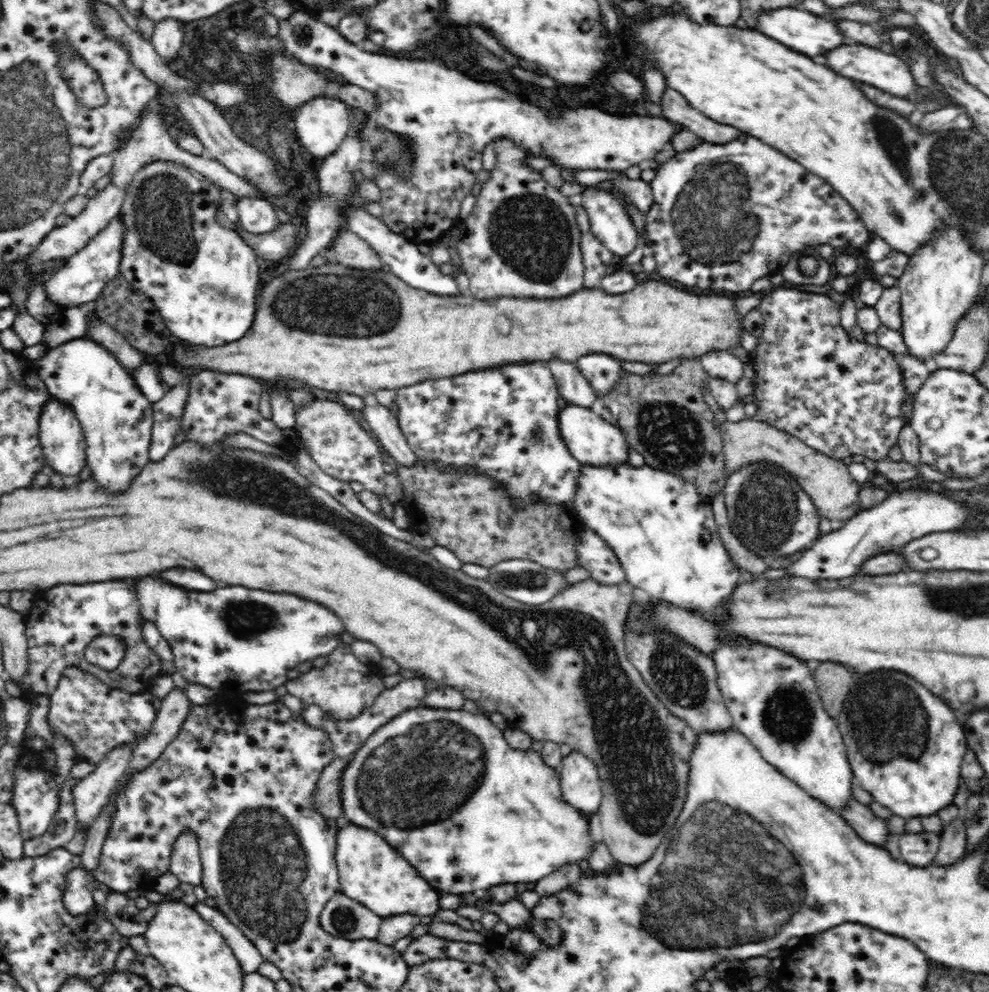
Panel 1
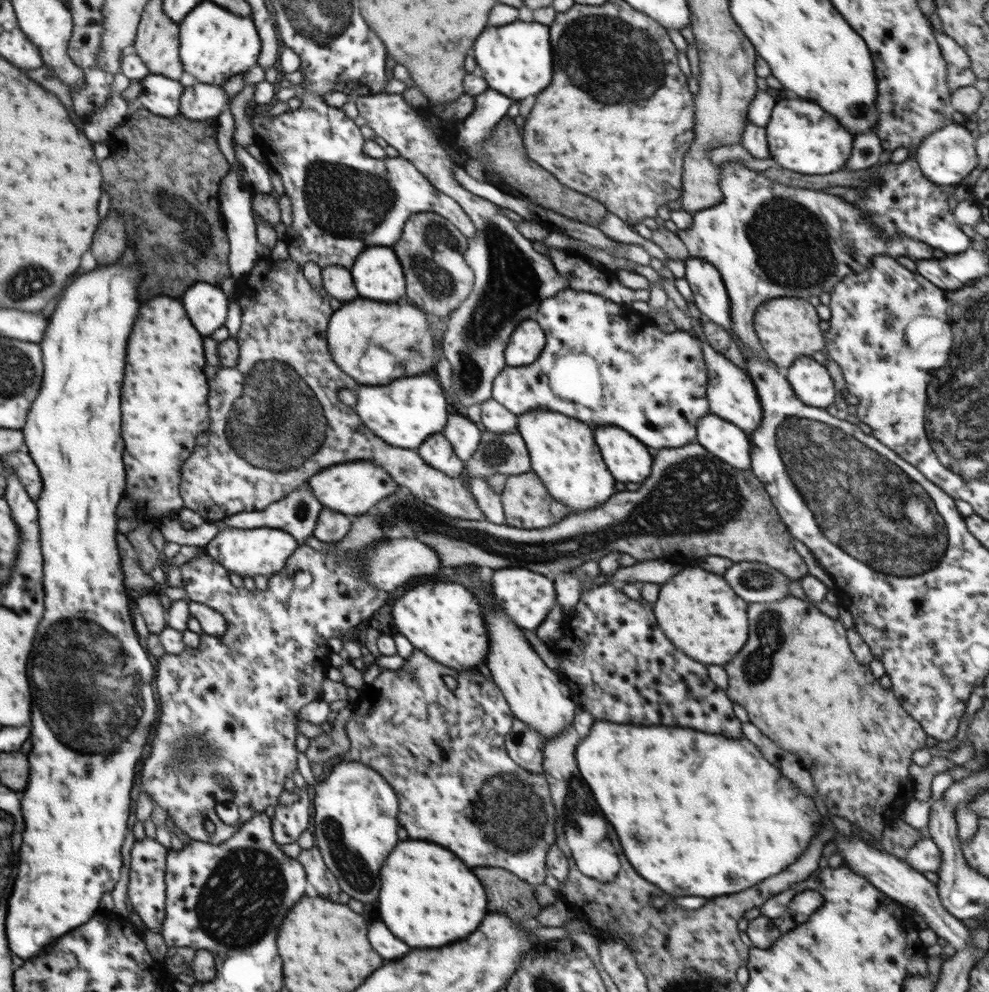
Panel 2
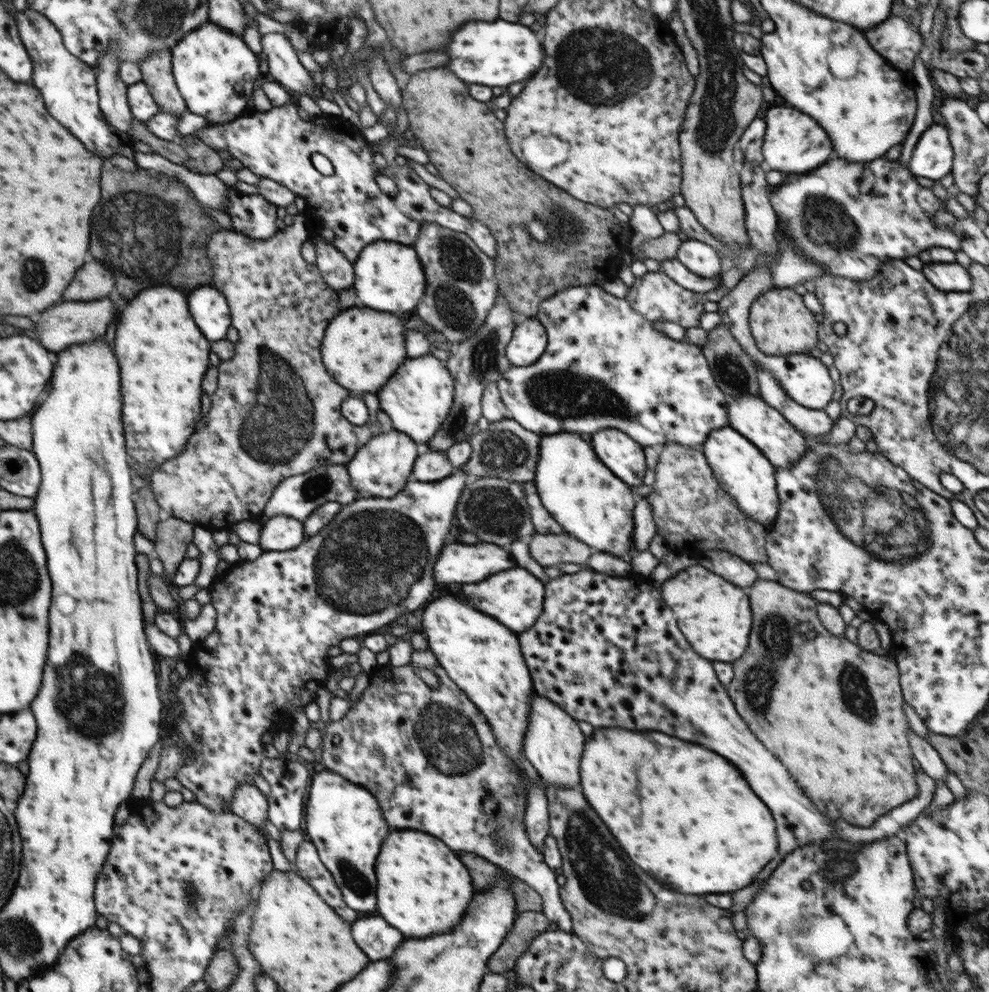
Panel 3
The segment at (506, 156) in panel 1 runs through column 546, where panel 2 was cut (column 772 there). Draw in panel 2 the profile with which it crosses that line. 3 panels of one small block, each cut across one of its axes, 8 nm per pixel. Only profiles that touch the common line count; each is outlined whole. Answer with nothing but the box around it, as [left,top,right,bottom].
[675,161,934,362]

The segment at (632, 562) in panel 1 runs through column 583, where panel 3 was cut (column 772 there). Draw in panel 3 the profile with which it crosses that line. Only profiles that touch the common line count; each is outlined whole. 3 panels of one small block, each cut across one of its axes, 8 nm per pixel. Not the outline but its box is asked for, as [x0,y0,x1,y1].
[699,425,779,528]

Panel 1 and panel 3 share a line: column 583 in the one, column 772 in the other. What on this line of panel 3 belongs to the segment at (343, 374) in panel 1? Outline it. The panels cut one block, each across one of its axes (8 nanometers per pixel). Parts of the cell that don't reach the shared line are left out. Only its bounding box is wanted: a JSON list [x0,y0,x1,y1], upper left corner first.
[749,288,821,356]

